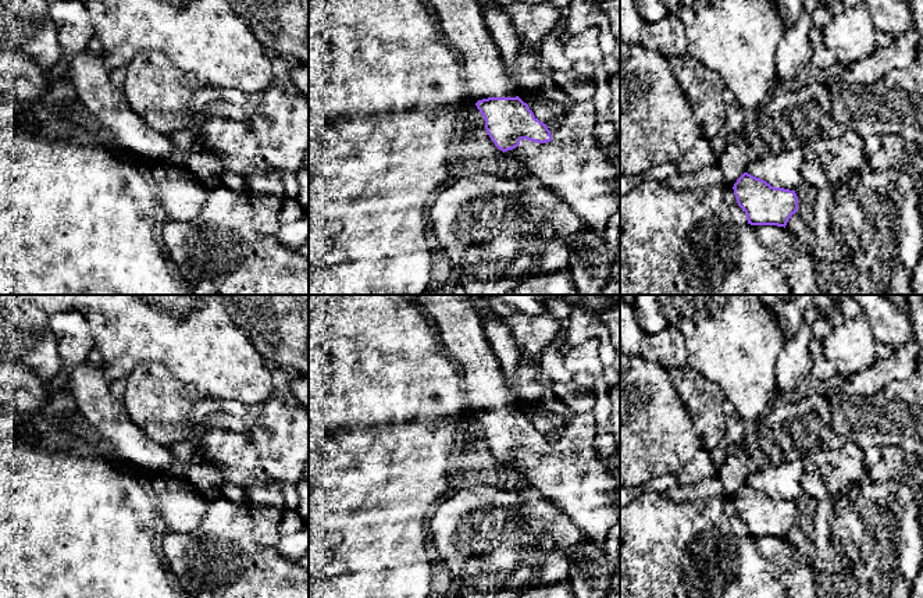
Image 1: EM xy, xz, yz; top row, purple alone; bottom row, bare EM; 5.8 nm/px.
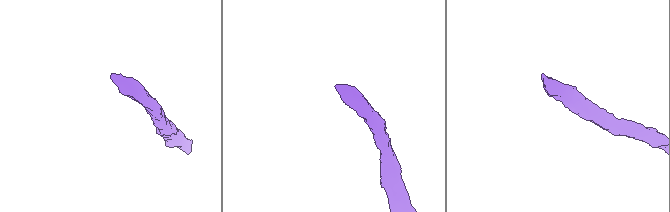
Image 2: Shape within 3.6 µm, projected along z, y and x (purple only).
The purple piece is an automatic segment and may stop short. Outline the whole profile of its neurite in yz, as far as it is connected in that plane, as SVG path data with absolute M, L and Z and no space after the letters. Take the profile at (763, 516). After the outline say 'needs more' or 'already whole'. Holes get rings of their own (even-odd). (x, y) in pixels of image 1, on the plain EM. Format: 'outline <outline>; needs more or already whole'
outline M744 484L733 498L721 496L724 512L735 535L787 537L798 522L795 502L774 499Z; needs more

